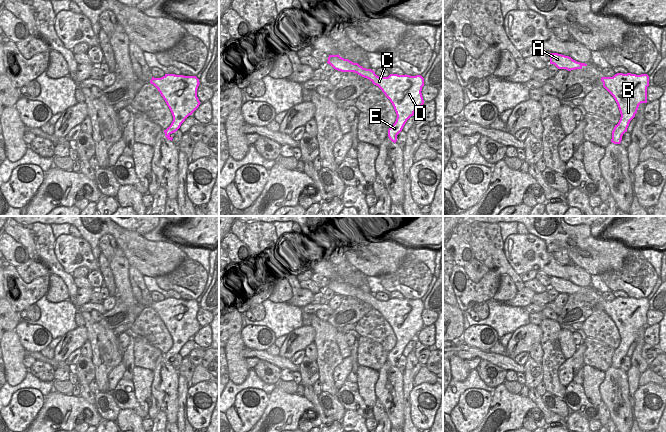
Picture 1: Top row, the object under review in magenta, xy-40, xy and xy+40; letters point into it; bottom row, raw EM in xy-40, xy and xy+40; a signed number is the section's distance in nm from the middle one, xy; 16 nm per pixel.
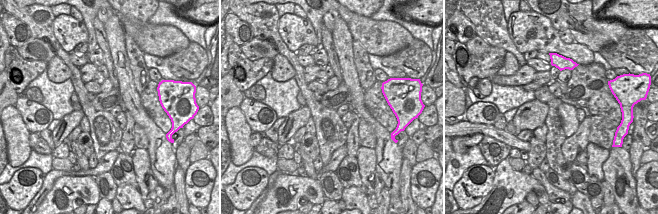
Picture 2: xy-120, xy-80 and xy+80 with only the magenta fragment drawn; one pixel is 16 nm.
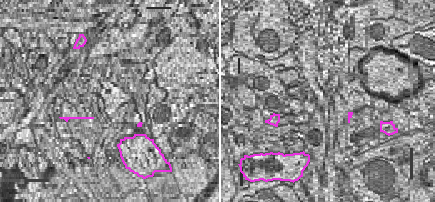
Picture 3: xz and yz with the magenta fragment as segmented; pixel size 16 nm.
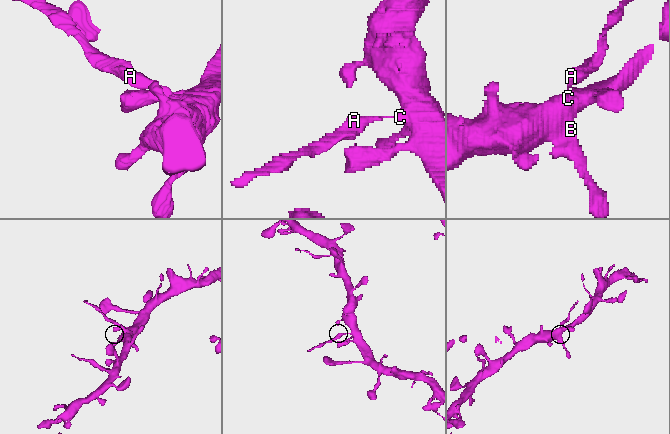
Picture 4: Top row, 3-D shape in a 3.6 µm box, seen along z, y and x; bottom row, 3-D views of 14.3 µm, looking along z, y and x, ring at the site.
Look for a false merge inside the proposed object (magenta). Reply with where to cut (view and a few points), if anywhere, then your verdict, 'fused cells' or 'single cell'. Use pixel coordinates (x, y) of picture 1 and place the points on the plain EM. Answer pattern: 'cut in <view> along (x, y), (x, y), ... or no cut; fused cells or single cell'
cut in xy along (359, 289), (354, 296); fused cells

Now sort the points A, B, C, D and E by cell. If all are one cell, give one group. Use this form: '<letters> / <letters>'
A / B C D E

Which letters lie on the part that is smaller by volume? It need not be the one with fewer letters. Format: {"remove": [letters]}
{"remove": ["A"]}

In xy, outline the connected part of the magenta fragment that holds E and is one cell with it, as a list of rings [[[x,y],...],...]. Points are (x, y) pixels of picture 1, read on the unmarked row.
[[[359,289],[354,297],[369,303],[378,310],[392,327],[397,342],[388,353],[389,363],[396,367],[397,359],[402,355],[407,344],[424,328],[422,311],[424,302],[421,299],[390,298],[388,301],[379,301],[371,293]]]

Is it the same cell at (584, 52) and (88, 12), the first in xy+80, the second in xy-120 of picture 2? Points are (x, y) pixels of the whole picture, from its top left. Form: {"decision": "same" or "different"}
{"decision": "different"}

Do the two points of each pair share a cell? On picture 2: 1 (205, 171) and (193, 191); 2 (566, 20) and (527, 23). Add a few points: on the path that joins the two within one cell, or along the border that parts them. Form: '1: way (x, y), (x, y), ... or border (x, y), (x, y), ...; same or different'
1: way (197, 169), (191, 173), (190, 183); same
2: border (531, 10), (546, 16), (558, 31); different

